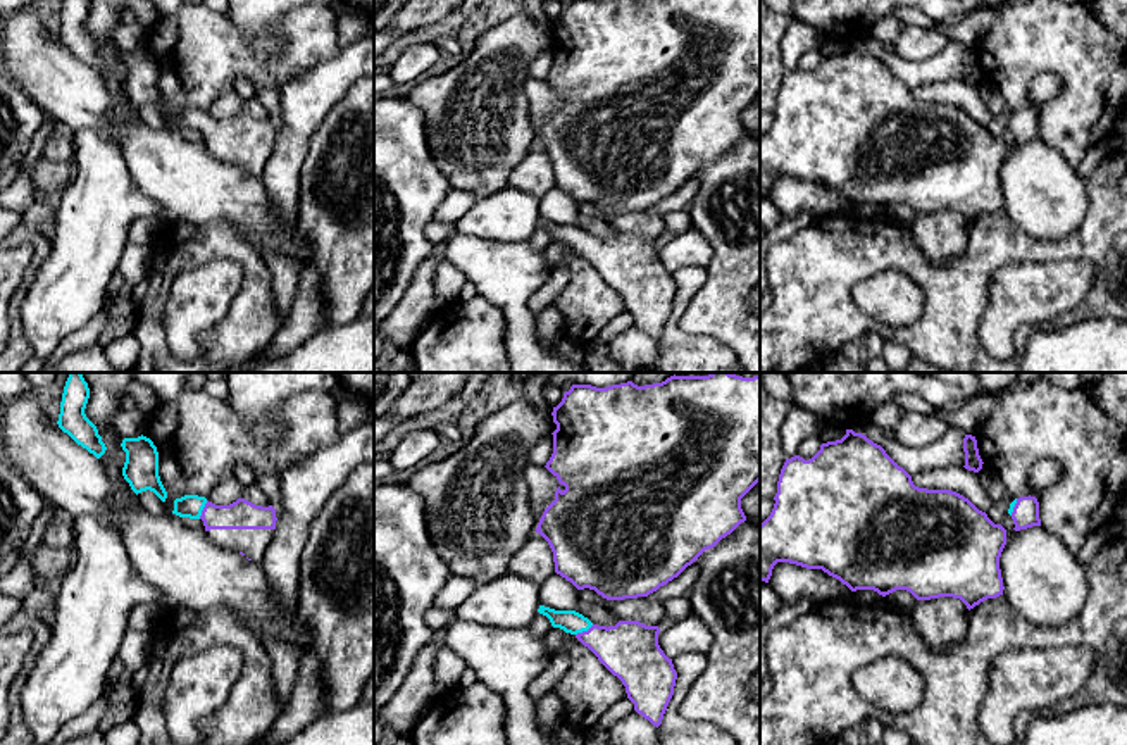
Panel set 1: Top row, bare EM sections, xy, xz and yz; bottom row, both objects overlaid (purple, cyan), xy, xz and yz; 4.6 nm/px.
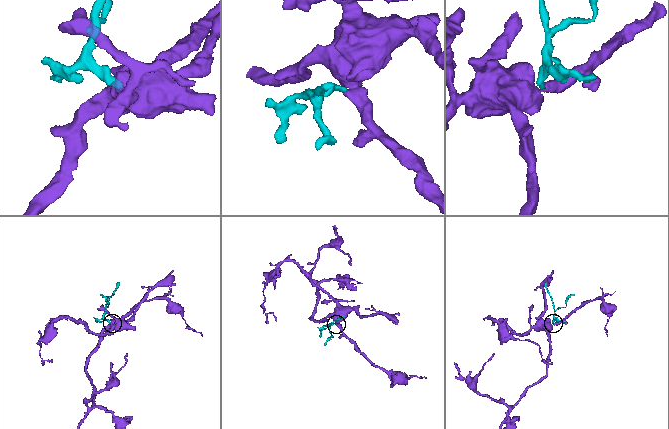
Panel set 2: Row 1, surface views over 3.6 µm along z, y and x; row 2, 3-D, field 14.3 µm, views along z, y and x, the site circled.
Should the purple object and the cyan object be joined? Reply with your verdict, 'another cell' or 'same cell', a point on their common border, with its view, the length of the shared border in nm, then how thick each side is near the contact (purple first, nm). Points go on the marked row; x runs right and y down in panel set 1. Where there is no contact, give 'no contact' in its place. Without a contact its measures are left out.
same cell; meets purple in xy at (204, 509); contact 100 nm long; 140 nm thick on the purple side, 110 nm on the other

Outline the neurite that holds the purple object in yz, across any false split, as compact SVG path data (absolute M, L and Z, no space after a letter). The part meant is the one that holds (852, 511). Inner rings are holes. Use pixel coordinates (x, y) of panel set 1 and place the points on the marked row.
M846 429L841 440L822 443L808 460L800 455L786 459L774 500L770 516L760 524L760 581L769 583L777 562L789 562L822 569L851 592L874 590L886 597L906 590L917 600L953 597L968 610L1003 595L999 557L1006 545L1006 529L956 491L915 486L912 476L862 433Z

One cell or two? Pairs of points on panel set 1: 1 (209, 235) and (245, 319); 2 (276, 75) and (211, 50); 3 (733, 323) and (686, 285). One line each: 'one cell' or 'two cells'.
1: one cell
2: one cell
3: two cells

